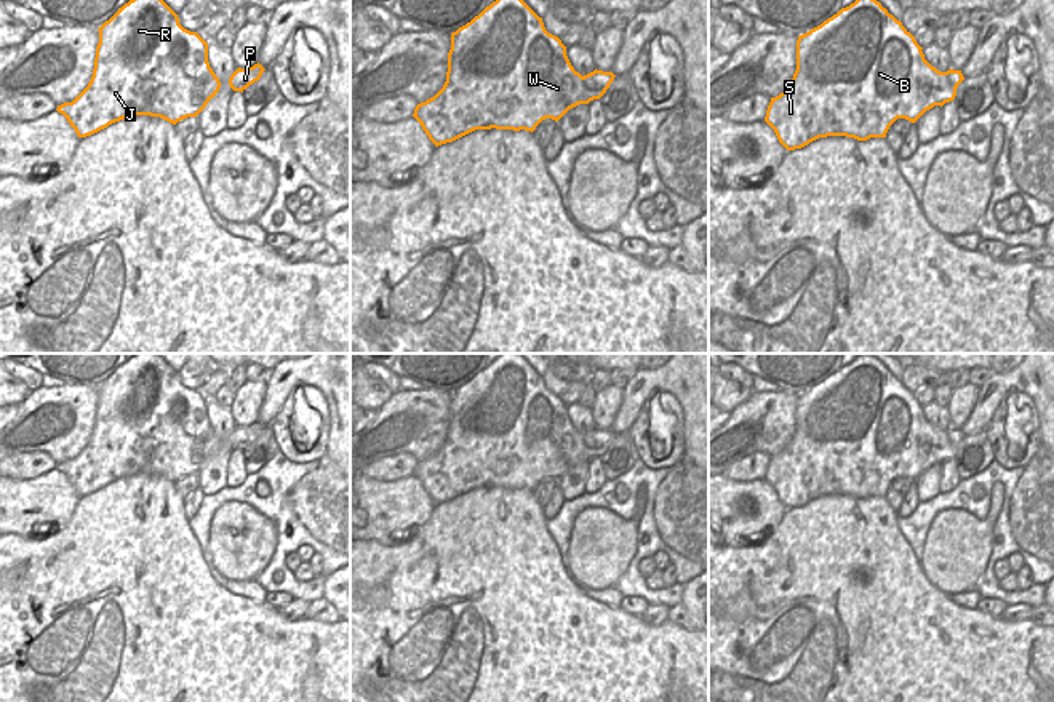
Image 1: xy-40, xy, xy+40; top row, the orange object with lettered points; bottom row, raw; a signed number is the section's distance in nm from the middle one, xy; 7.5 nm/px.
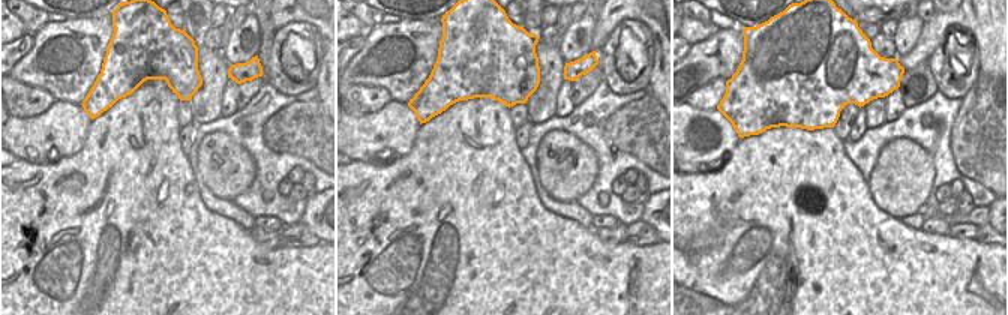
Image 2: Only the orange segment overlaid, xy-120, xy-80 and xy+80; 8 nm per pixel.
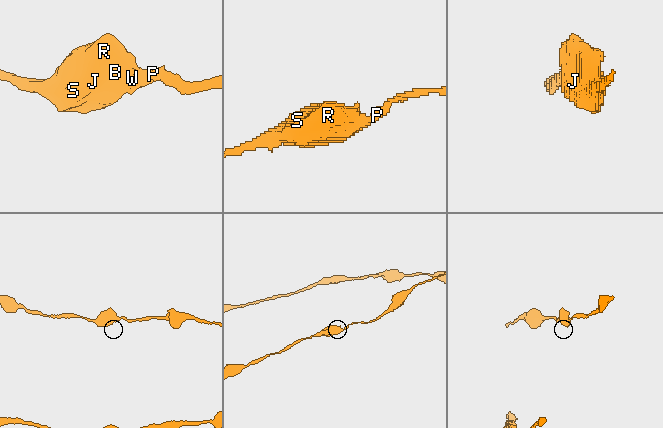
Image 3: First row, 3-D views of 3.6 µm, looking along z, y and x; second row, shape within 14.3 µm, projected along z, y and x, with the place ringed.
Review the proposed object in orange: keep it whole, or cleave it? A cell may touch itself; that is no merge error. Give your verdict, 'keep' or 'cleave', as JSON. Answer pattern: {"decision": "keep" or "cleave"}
{"decision": "keep"}

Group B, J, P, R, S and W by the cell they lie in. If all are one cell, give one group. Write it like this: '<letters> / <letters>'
B J P R S W

